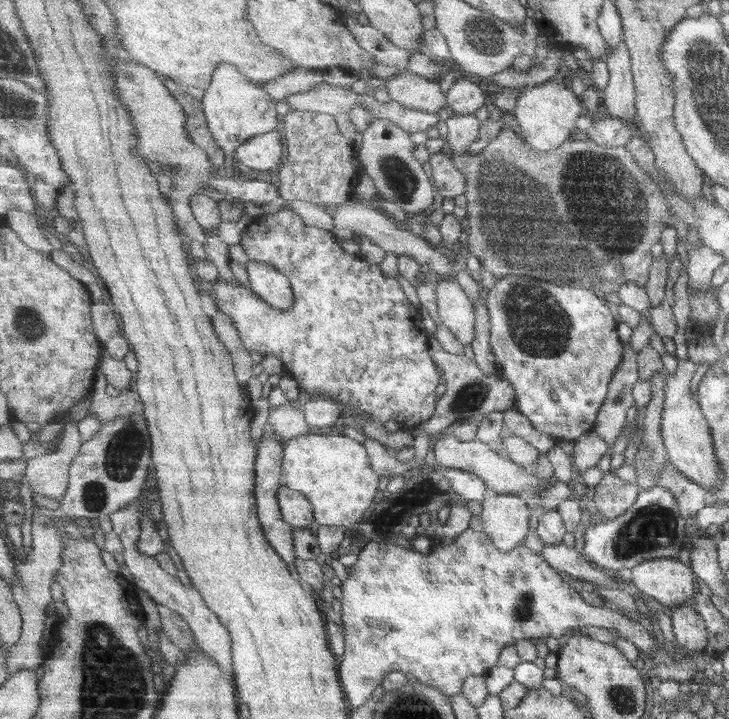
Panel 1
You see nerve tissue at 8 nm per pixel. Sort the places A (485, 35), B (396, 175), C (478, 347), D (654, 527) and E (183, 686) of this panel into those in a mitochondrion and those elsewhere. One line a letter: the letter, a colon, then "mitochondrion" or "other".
A: mitochondrion
B: mitochondrion
C: other
D: mitochondrion
E: other

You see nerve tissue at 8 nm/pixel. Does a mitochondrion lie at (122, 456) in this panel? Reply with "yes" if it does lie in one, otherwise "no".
yes

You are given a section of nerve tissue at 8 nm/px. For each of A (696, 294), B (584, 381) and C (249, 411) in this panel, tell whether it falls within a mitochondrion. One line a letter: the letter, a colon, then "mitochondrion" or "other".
A: other
B: mitochondrion
C: other

